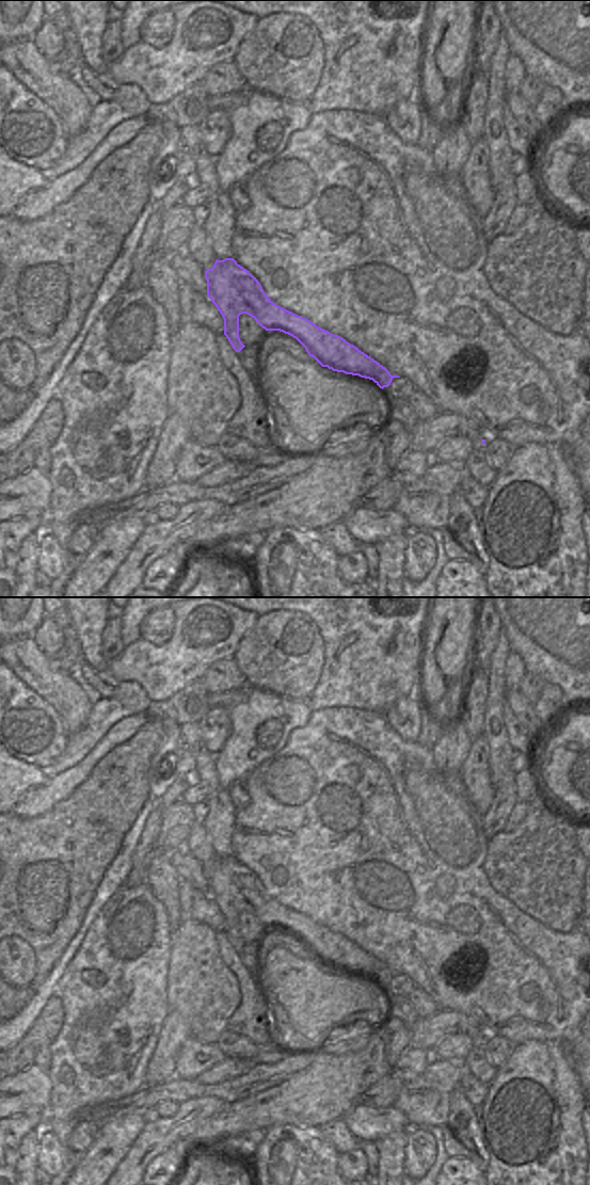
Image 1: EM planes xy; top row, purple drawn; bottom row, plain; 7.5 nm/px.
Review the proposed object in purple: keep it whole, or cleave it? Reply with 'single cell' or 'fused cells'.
fused cells

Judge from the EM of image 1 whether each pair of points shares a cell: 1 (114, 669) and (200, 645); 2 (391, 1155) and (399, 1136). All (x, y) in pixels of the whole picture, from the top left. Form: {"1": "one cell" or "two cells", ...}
{"1": "one cell", "2": "one cell"}

